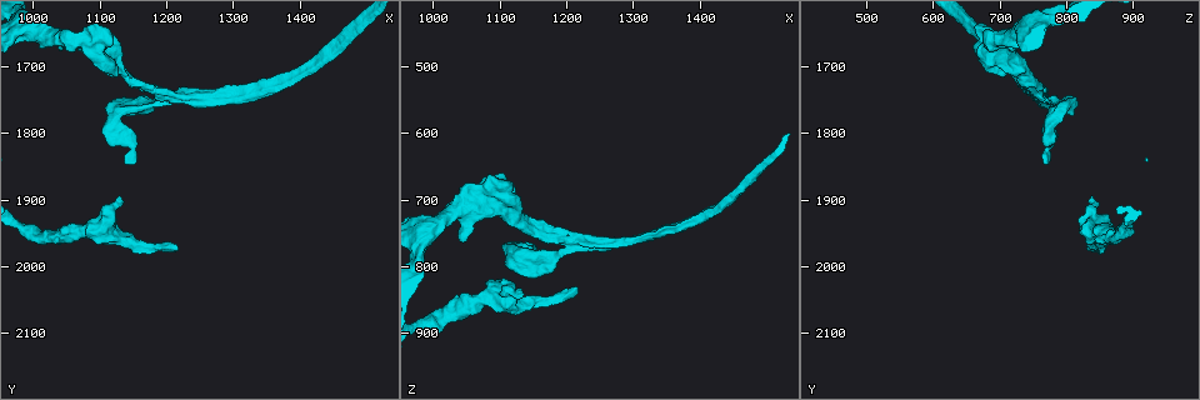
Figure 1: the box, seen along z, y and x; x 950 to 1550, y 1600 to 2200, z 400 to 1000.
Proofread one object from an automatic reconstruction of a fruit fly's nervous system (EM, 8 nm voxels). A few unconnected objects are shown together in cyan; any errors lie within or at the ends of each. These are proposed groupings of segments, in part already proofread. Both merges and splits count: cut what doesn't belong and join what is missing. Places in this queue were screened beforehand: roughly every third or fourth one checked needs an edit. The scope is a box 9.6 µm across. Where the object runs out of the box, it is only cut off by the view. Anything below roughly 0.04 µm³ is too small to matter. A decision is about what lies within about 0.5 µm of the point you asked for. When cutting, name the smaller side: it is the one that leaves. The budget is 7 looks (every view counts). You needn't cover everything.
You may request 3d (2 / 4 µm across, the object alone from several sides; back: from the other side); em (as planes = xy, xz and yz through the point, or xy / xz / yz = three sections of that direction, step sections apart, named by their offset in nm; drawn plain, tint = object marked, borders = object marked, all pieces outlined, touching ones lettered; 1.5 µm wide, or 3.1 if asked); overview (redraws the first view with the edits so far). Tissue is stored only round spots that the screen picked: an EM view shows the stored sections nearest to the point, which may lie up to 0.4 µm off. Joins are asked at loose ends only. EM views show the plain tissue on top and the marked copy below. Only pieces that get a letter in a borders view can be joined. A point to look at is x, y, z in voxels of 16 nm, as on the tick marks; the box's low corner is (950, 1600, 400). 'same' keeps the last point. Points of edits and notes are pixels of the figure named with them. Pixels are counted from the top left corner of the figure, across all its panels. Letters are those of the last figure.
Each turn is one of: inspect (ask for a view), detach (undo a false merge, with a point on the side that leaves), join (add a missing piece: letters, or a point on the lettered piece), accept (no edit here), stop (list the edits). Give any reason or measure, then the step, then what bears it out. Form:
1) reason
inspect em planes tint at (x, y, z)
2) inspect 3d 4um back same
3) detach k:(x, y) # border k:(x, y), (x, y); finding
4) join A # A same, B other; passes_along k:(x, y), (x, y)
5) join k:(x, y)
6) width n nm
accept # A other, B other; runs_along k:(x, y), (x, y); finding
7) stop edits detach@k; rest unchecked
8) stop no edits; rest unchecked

an open end
inspect em 3.1um planes borders at (1135, 1895, 840)

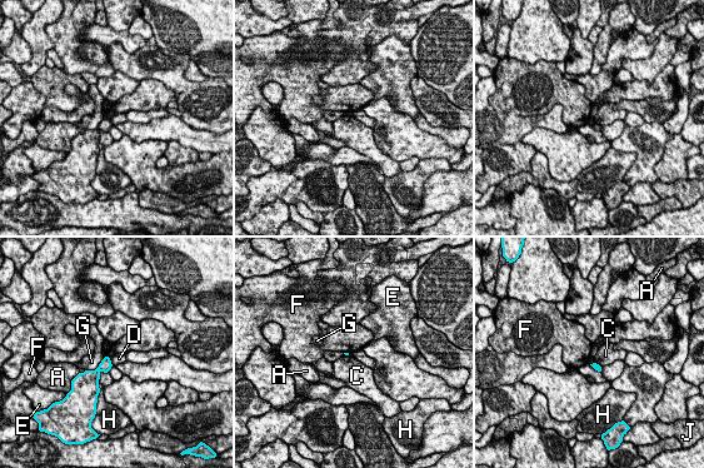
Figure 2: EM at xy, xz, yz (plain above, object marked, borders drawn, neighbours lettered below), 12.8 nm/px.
longest_contact G 320 nm
accept # A other, C other, D other, E other, F other, G other, H other, J other; none of them fits

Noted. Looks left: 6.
two arms in line, one across
inspect em planes borders at (1210, 1750, 765)

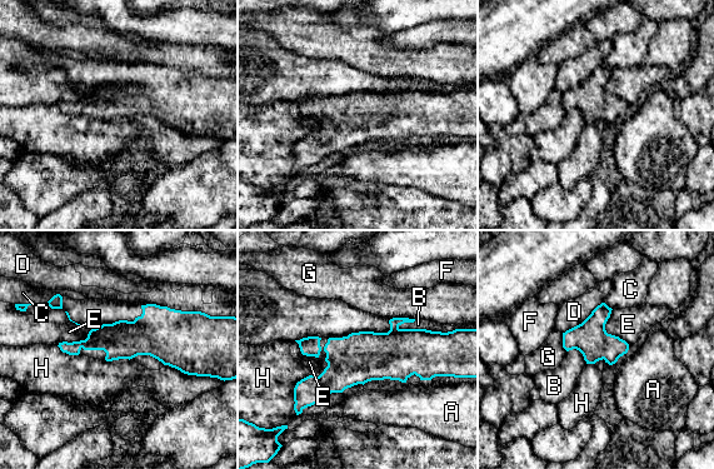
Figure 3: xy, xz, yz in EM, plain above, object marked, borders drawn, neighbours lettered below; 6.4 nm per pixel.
accept # A other, B other, C other, D other, E other, F other, G other, H other; border 3:(325, 360), (296, 383), (293, 408); all the same neuron

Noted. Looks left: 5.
inspect em planes borders at (1220, 1970, 835)

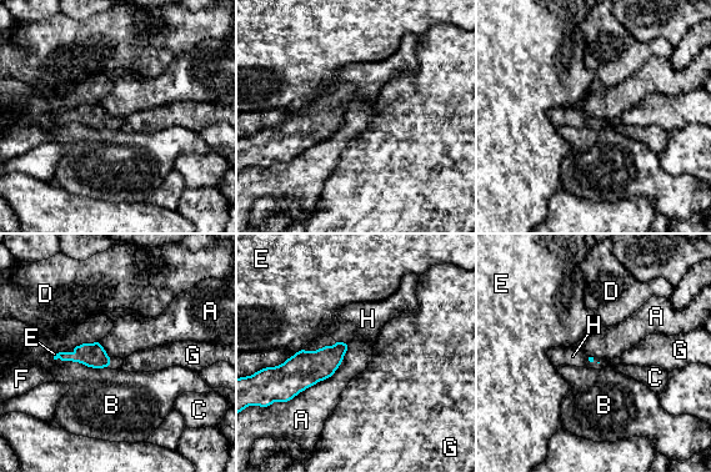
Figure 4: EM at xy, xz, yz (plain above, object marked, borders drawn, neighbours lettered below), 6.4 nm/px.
longest_contact A 550 nm
join H # A other, B other, C other, D other, E other, F other, G other, H same; passes_along 4:(311, 366), (341, 342), (367, 319); the neuron continues

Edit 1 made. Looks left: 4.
stop edits join@4; rest unchecked

